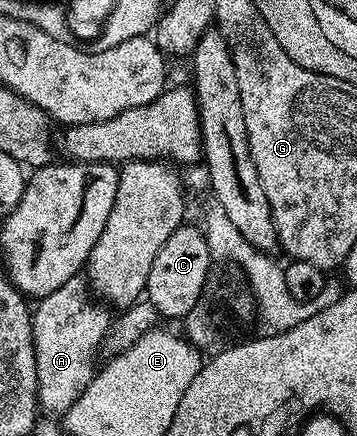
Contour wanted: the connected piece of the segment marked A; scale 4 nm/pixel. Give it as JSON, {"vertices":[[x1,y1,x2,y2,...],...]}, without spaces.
{"vertices":[[83,276,72,277,58,291,39,298,32,309,32,347,36,352,36,399,41,410,53,413,56,419,63,418,75,400,86,390,86,387,98,372,96,359,101,356,100,345,111,327,113,314,103,304,92,305,90,286]]}

